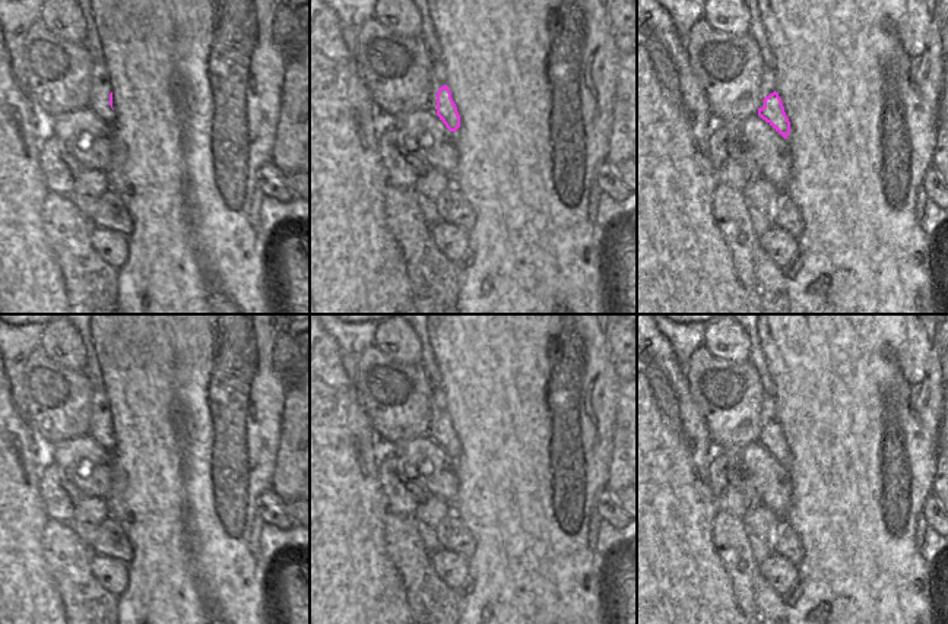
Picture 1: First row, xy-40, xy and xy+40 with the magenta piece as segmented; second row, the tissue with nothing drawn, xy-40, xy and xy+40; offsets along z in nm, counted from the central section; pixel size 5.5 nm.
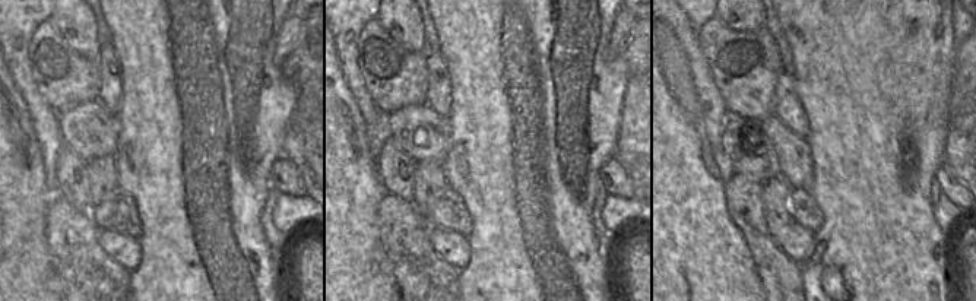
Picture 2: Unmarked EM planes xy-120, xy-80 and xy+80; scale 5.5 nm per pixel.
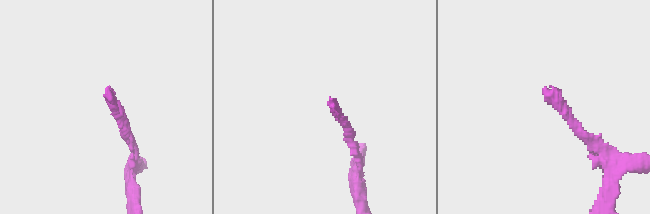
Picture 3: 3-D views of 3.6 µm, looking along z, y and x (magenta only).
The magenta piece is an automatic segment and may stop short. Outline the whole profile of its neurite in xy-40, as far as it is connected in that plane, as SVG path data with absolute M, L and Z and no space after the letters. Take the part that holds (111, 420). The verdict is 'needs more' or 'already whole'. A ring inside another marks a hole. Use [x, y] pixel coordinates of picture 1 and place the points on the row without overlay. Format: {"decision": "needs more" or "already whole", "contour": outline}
{"decision": "needs more", "contour": "M92 389L92 414L89 416L89 437L101 447L112 452L115 438L112 437L112 419L104 389Z"}

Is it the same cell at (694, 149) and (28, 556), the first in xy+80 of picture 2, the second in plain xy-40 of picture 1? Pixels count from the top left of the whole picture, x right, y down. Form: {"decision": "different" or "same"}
{"decision": "same"}

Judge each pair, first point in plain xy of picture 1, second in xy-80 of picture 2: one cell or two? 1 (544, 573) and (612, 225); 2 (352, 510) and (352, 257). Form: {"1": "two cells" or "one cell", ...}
{"1": "two cells", "2": "one cell"}

